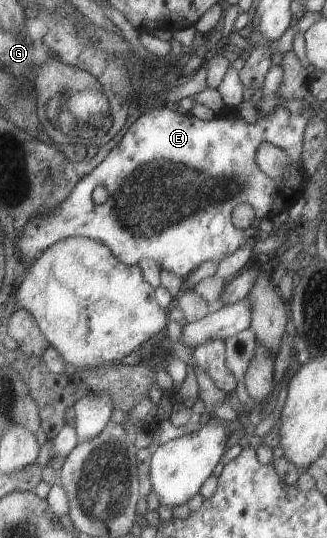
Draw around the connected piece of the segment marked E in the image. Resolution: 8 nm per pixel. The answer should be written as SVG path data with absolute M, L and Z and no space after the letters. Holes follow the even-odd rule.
M299 99L280 102L270 113L257 113L256 116L254 123L248 124L234 109L229 110L228 107L223 107L210 120L199 120L190 113L179 114L167 109L165 105L150 108L128 127L101 163L76 182L66 197L66 203L62 201L50 211L50 231L48 215L38 215L26 221L16 245L20 261L26 261L28 270L34 259L40 257L54 242L82 236L104 244L124 265L151 259L159 268L166 269L181 279L190 275L203 261L213 260L218 263L255 236L258 222L263 217L270 219L286 211L302 195L305 184L307 175L301 166L301 155L303 131L311 116L309 103ZM261 143L278 146L286 152L288 163L283 177L268 177L256 165L256 150ZM97 185L108 191L107 199L102 204L94 204L90 198L92 189ZM239 203L250 205L254 212L253 222L243 230L231 222L232 208Z

